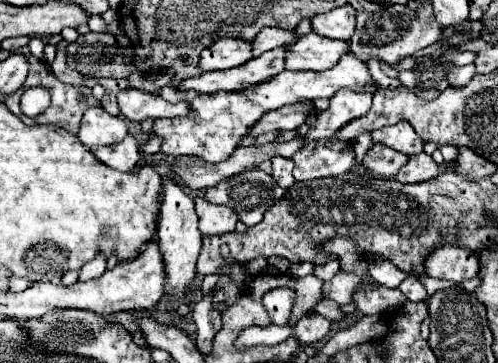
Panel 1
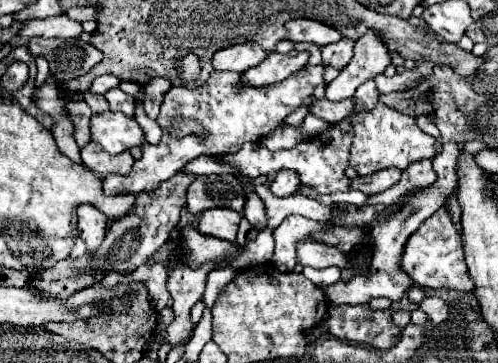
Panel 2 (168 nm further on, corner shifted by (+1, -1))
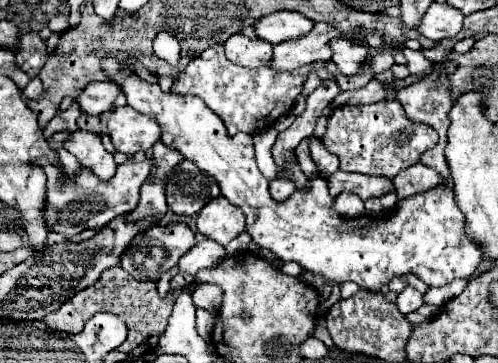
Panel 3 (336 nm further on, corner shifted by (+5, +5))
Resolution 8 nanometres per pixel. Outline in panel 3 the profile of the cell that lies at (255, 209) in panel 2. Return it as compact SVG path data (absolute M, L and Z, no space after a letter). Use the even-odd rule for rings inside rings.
M103 58L101 70L127 96L131 108L153 116L161 124L161 142L165 146L181 152L199 170L217 180L221 194L243 210L253 242L269 248L281 262L297 262L303 270L319 274L327 282L341 284L349 280L365 290L381 290L391 278L403 274L415 274L429 286L445 286L457 278L473 276L481 264L481 246L463 230L465 216L457 208L451 188L439 186L425 194L401 198L385 216L343 218L333 210L327 182L313 178L307 192L293 192L289 200L277 204L269 196L267 178L257 168L251 134L229 136L223 120L201 98L163 92L159 84L141 80L113 58Z

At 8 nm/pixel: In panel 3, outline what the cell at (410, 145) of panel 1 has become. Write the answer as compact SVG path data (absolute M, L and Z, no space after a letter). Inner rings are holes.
M389 100L365 106L333 108L321 142L339 158L339 170L393 180L401 170L417 164L425 150L437 144L437 132L427 124L413 124L411 120L405 120L401 106L395 100Z

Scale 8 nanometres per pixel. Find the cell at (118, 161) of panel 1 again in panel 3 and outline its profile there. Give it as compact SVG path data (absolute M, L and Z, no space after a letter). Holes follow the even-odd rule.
M75 130L65 140L63 148L71 152L79 164L87 170L91 170L99 180L113 178L113 172L117 168L113 156L103 148L101 136L89 130Z

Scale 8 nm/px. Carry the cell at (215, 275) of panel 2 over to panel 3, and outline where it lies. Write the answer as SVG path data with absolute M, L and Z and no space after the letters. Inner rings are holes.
M202 308L196 310L196 330L205 341L211 339L214 323L215 318L210 312Z

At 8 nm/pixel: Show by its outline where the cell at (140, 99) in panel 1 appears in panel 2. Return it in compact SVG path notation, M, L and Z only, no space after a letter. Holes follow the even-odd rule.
M113 88L113 90L105 92L105 98L109 100L109 104L111 104L111 110L113 110L113 112L117 112L117 110L119 110L119 112L123 112L125 116L135 118L137 102L135 102L135 98L133 98L133 96L125 94L121 88Z

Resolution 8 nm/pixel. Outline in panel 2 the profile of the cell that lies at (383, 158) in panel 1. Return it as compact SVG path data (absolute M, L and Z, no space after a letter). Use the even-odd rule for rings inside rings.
M385 168L385 170L377 170L369 176L359 176L351 182L353 190L361 190L365 194L379 194L385 192L387 188L391 188L395 182L399 182L401 178L401 170L397 168Z

